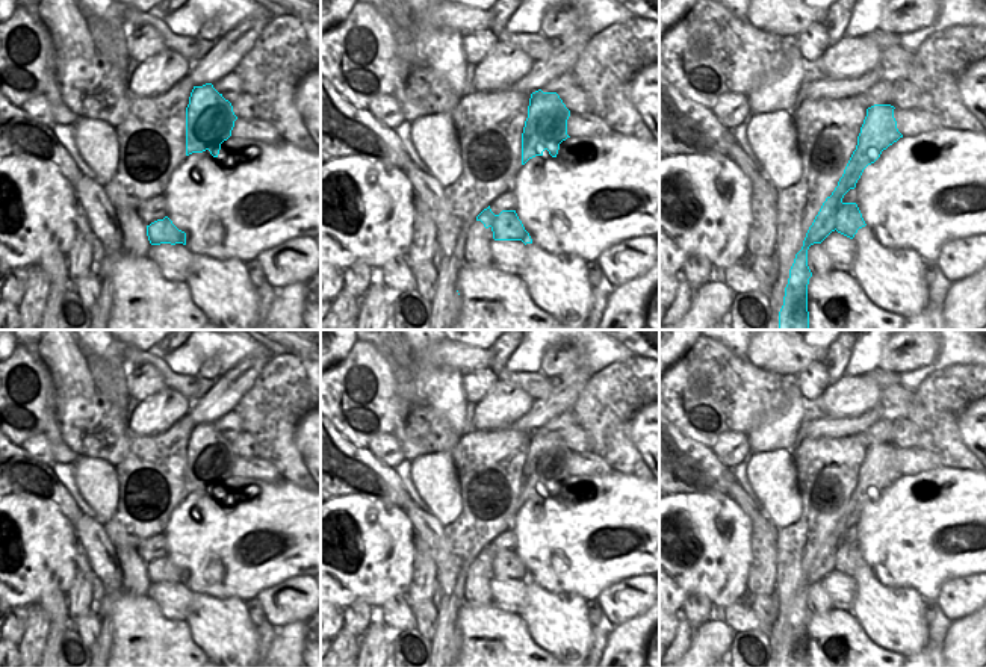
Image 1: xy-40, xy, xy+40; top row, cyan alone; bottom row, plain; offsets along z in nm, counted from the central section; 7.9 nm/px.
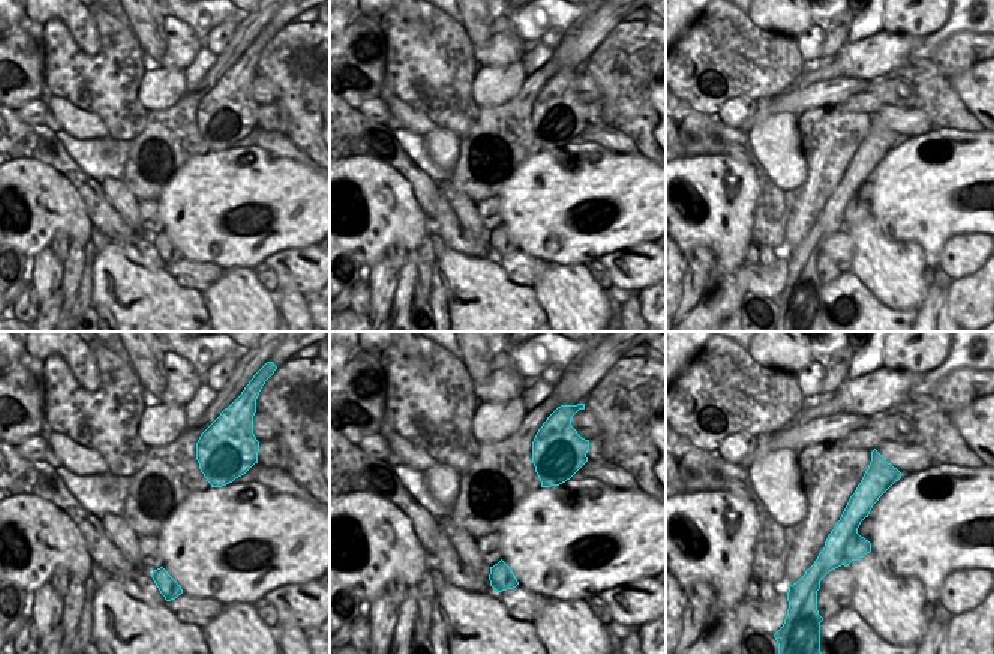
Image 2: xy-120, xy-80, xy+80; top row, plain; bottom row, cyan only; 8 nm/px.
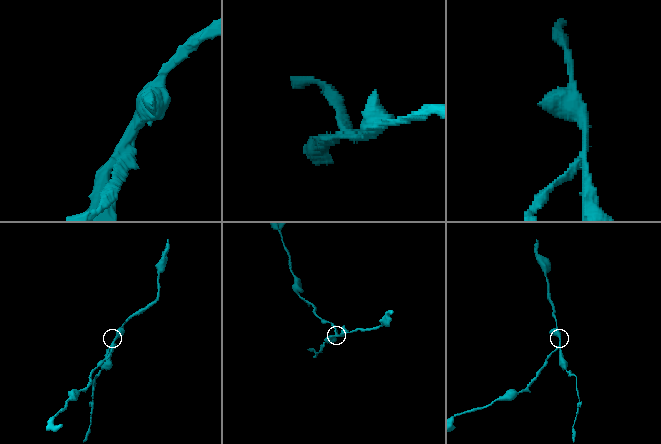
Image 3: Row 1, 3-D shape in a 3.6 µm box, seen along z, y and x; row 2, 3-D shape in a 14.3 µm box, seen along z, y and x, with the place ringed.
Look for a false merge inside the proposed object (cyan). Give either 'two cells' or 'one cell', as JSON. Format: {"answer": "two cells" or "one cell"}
{"answer": "two cells"}

